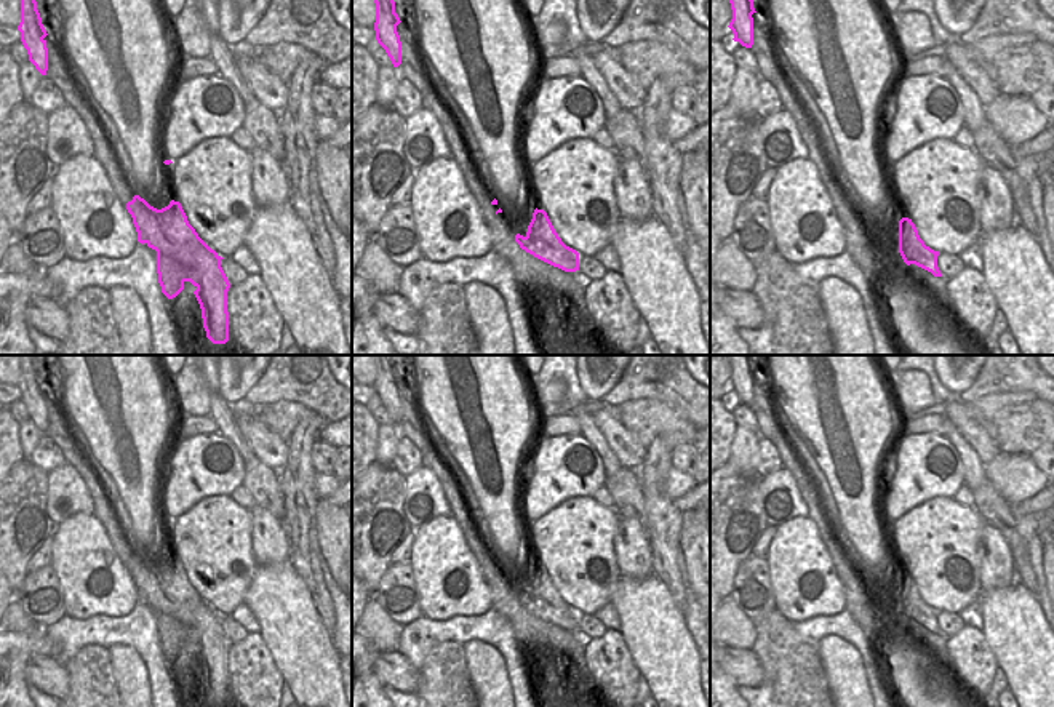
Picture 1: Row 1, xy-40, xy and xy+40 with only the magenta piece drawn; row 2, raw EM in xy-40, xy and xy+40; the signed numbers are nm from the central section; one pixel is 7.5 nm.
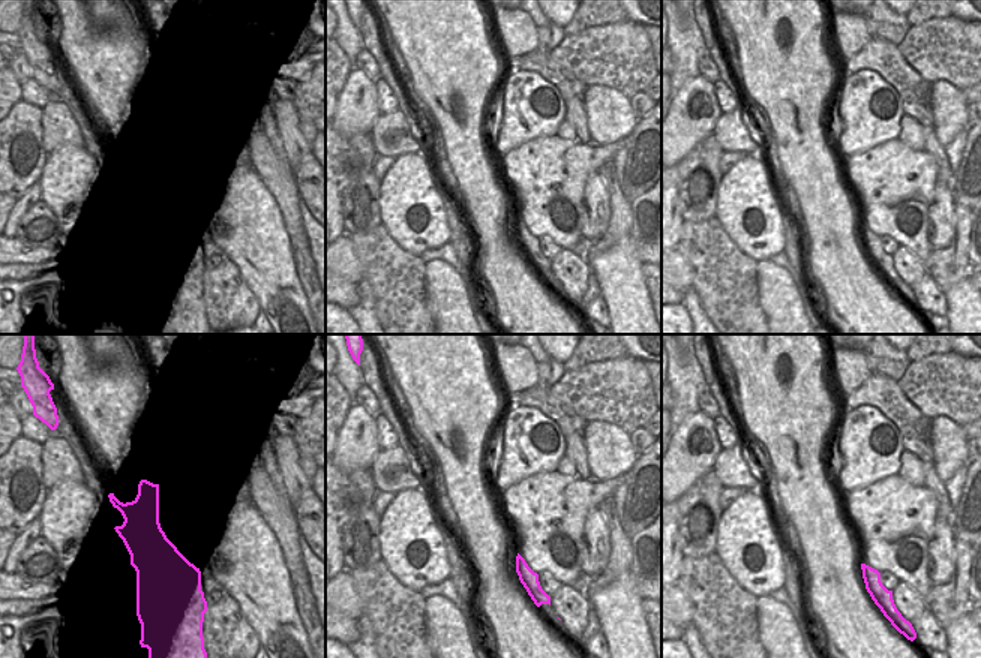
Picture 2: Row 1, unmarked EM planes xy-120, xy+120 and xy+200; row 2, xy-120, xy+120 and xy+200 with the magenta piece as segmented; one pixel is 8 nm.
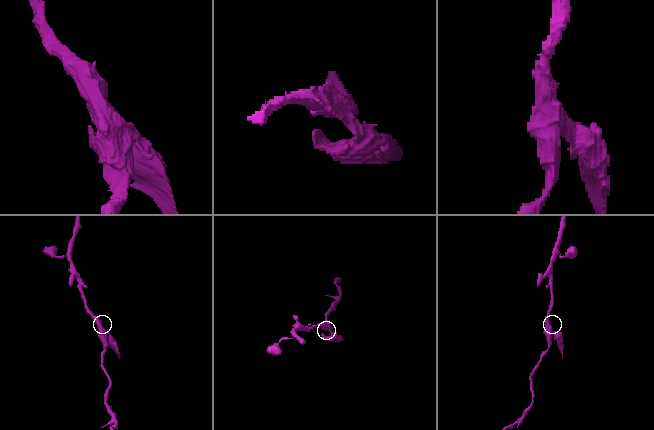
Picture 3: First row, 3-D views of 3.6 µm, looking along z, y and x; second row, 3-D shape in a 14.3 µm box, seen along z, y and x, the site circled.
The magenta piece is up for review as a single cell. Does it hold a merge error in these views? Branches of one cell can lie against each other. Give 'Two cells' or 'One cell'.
Two cells.

